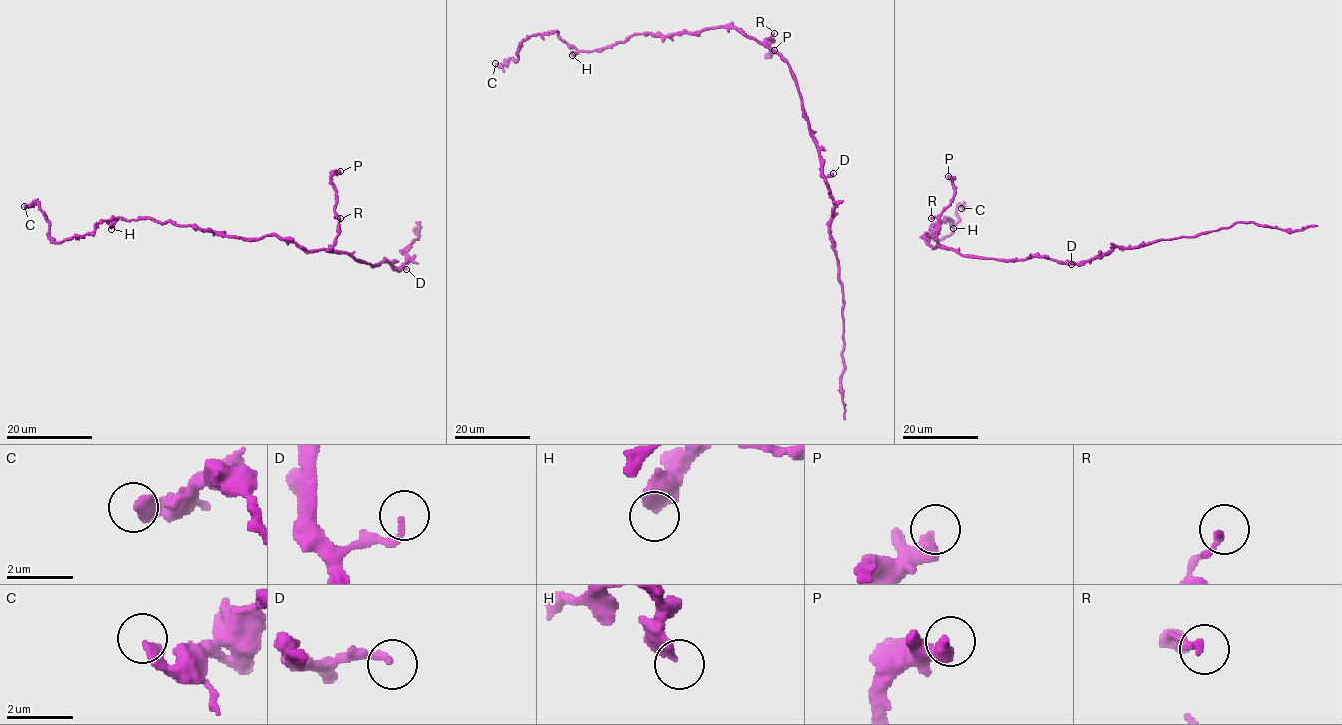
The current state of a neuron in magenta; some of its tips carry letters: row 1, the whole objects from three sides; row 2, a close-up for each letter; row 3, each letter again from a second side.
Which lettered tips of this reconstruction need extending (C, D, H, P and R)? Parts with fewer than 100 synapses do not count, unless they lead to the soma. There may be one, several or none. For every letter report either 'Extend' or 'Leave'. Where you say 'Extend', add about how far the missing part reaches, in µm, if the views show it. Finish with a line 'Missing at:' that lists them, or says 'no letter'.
C: Leave
D: Leave
H: Leave
P: Leave
R: Leave
Missing at: no letter

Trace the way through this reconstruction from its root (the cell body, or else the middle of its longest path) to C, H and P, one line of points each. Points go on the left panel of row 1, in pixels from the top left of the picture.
C: (359, 261), (274, 235), (228, 237), (148, 218), (102, 220), (91, 233), (55, 241), (40, 207), (24, 206)
H: (359, 261), (345, 252), (304, 250), (274, 235), (228, 237), (148, 218), (119, 218), (111, 229)
P: (359, 261), (345, 252), (331, 250), (339, 224), (334, 210), (335, 187), (331, 177), (340, 171)

